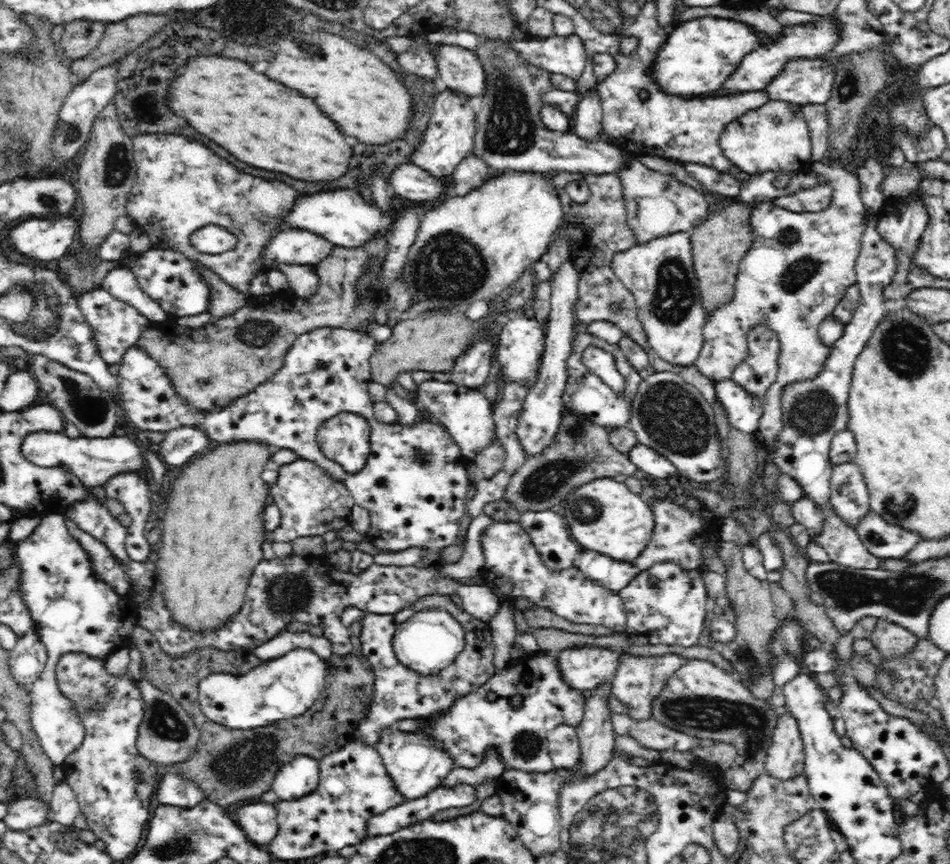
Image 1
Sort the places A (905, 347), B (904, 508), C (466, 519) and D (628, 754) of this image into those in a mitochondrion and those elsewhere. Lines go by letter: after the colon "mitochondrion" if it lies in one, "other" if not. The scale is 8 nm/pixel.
A: mitochondrion
B: mitochondrion
C: other
D: other

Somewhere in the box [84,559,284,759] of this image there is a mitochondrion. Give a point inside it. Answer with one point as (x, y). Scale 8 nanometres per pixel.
(163, 722)

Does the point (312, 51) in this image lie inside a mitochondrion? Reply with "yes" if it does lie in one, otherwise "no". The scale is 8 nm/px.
yes

